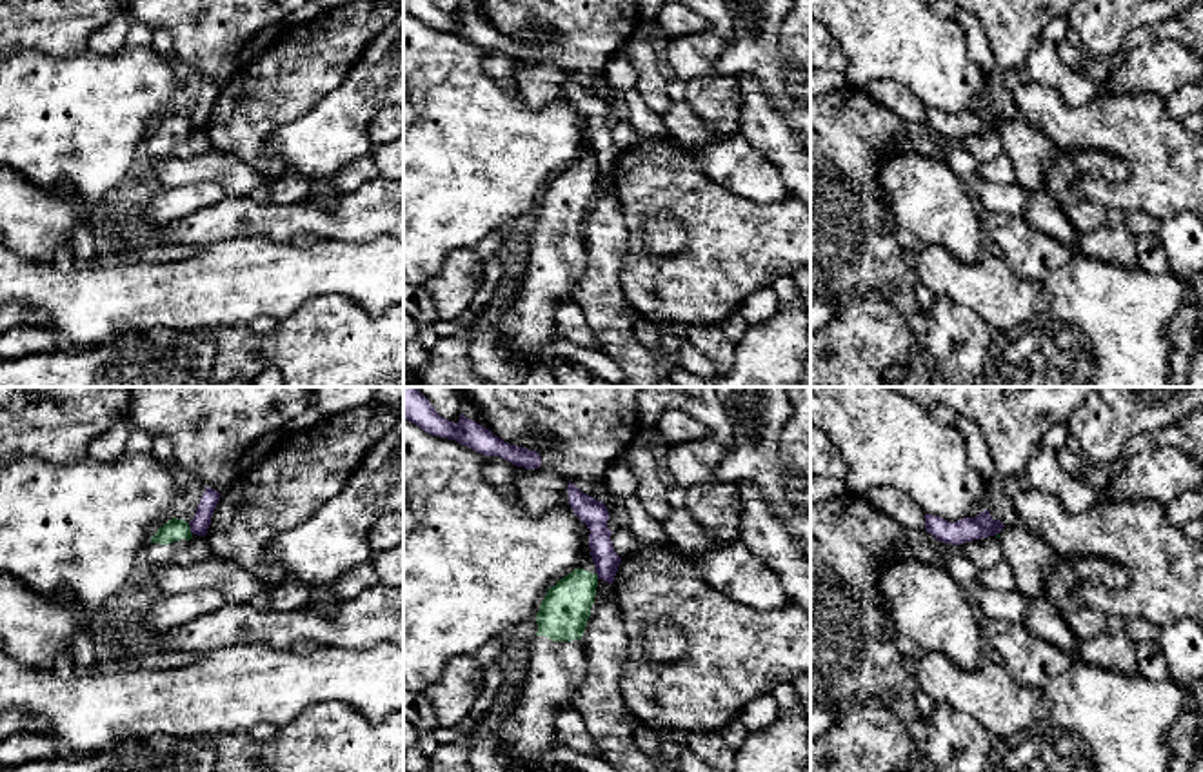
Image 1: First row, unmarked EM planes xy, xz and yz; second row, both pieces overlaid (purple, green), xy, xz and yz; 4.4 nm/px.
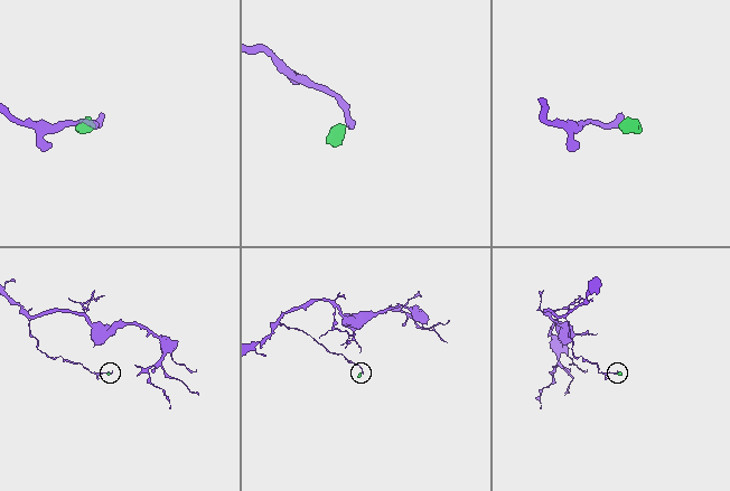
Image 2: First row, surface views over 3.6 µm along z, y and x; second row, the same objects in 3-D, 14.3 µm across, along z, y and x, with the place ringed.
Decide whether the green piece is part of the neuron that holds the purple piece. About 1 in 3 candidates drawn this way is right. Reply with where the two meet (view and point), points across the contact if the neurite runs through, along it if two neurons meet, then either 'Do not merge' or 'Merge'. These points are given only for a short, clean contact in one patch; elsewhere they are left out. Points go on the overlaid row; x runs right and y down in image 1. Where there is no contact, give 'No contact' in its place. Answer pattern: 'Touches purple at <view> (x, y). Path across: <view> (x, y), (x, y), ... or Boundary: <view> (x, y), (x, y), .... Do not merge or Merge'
Touches purple at xy (191, 529). Boundary: xy (188, 524), (191, 534). Do not merge

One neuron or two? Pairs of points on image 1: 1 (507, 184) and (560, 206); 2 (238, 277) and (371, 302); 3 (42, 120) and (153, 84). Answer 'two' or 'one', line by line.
1: two
2: one
3: one

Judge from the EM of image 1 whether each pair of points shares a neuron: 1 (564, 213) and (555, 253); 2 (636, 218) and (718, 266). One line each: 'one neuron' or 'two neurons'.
1: one neuron
2: one neuron

